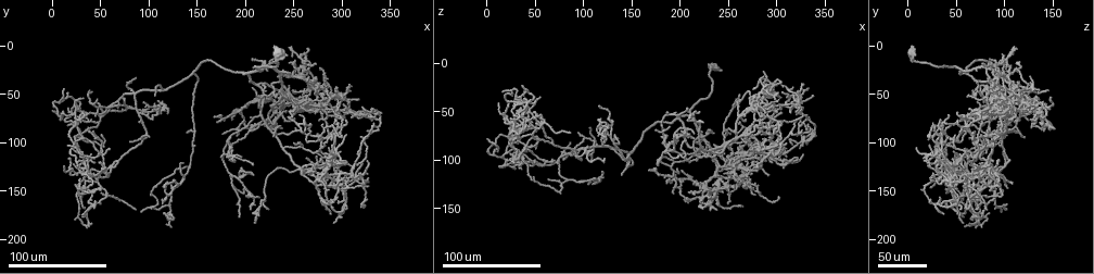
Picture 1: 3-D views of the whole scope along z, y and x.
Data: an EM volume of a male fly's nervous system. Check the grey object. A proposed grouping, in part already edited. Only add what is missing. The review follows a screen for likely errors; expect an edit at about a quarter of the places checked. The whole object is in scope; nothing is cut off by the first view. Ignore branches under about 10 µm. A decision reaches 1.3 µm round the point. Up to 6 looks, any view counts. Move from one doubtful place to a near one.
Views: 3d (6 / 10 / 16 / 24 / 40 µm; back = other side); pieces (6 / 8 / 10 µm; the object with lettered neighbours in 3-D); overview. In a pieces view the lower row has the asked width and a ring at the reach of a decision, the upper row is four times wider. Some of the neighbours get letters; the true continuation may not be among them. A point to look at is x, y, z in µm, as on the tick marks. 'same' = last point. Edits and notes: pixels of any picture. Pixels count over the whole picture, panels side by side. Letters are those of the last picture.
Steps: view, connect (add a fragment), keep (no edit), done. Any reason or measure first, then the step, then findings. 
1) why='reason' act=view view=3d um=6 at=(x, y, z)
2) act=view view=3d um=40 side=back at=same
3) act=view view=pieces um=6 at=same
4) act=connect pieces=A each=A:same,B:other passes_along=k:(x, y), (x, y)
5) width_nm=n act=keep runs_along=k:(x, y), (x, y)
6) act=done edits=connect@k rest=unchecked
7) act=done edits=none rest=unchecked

act=view view=3d um=40 at=(36, 188, 72)

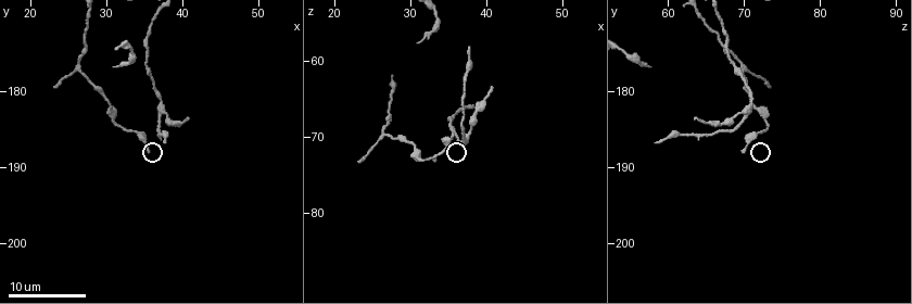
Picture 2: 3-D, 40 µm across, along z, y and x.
act=view view=pieces um=8 at=(35.5, 188.0, 69.5)

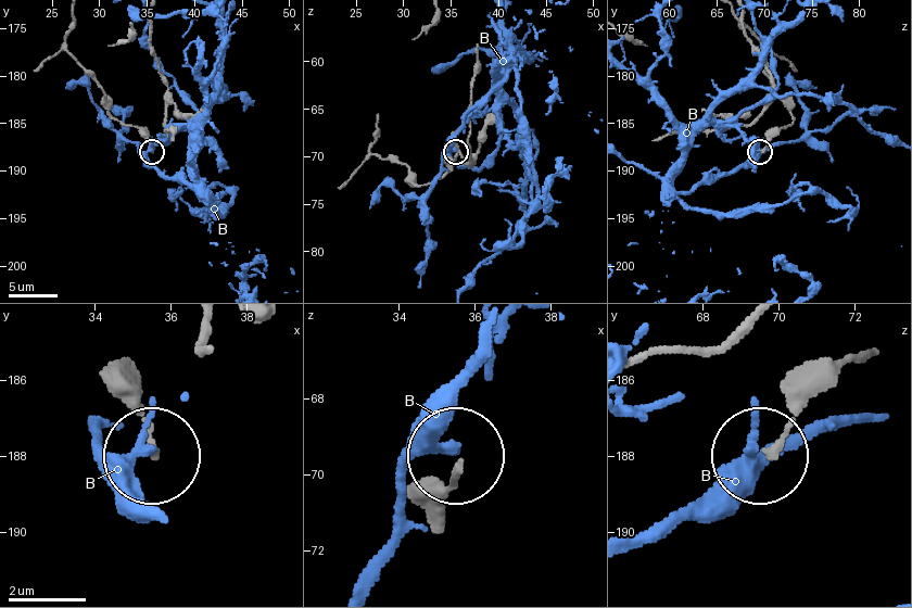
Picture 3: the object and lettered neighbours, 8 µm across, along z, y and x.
act=keep each=B:other runs_along=3:(434, 520), (454, 469) found='none of them fits'

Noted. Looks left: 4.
why='tapers out' act=view view=3d um=40 at=(286, 174, 50)

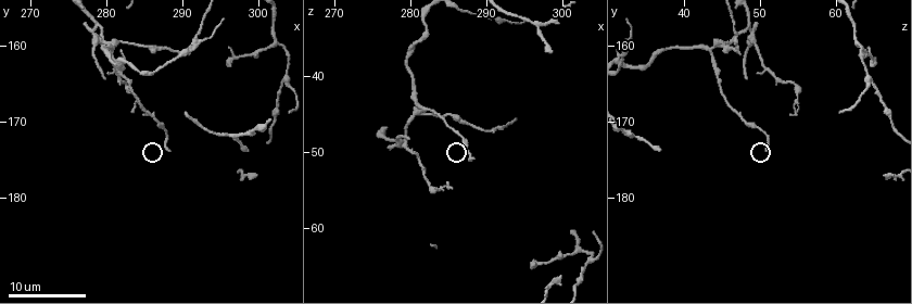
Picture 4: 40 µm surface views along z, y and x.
why='what lies round it' act=view view=pieces um=8 at=(288.0, 174.0, 51.0)

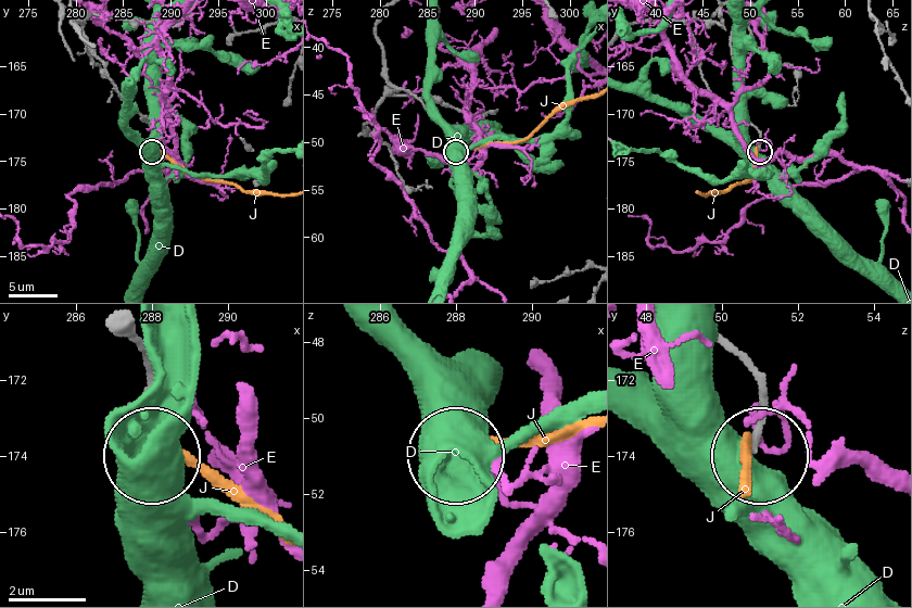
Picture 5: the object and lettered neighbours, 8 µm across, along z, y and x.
width_nm=180 act=keep each=D:other,E:other,J:other found='no lettered fragment goes on from it'

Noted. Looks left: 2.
why='end of a long branch' act=view view=3d um=24 at=(322, 166, 34)

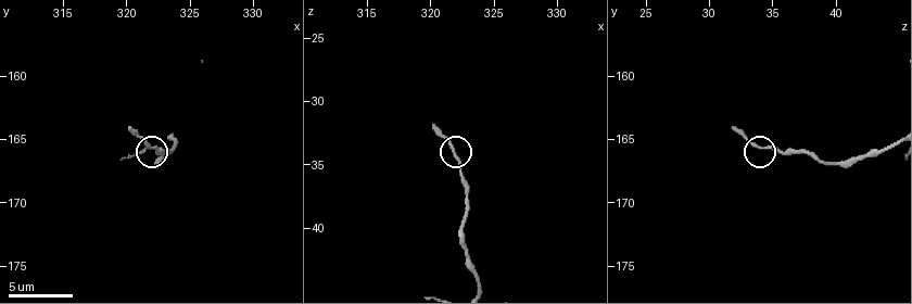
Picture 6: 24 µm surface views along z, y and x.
act=view view=pieces um=8 at=(320.2, 164.2, 32.0)

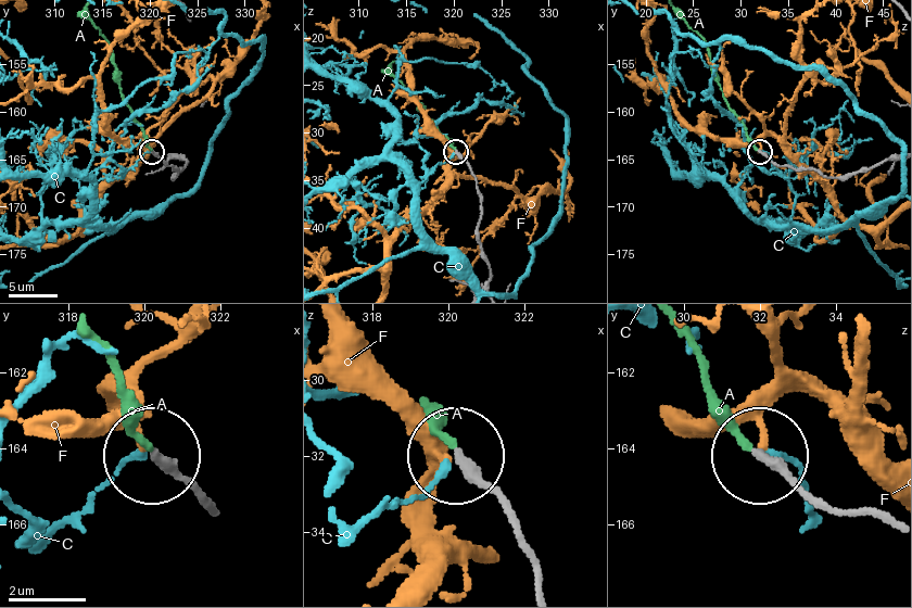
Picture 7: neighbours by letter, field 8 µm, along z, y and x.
act=connect pieces=A each=A:same,C:other,F:other passes_along=7:(214, 511), (152, 450), (100, 340) found='it goes on there'

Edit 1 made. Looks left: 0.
act=done edits=connect@7 rest=unchecked

